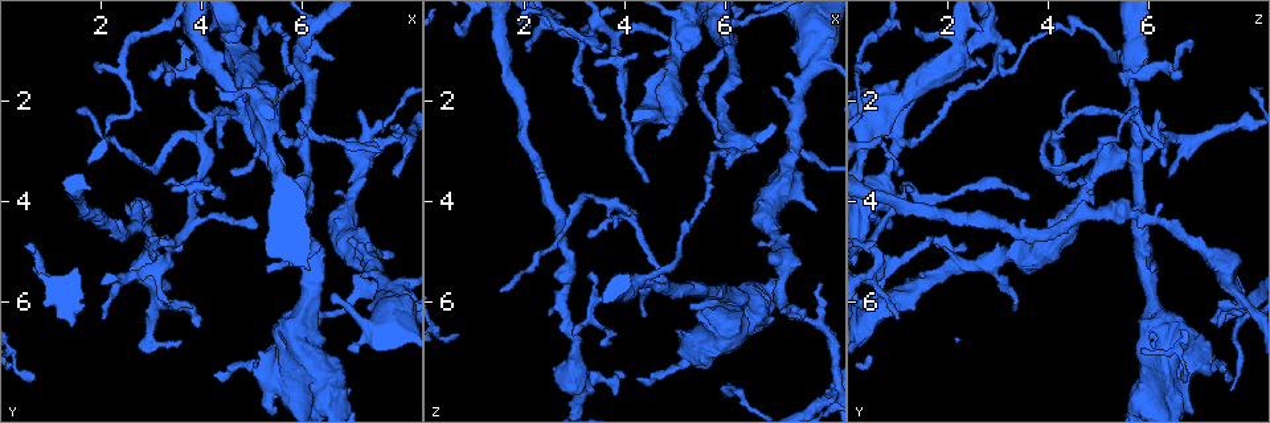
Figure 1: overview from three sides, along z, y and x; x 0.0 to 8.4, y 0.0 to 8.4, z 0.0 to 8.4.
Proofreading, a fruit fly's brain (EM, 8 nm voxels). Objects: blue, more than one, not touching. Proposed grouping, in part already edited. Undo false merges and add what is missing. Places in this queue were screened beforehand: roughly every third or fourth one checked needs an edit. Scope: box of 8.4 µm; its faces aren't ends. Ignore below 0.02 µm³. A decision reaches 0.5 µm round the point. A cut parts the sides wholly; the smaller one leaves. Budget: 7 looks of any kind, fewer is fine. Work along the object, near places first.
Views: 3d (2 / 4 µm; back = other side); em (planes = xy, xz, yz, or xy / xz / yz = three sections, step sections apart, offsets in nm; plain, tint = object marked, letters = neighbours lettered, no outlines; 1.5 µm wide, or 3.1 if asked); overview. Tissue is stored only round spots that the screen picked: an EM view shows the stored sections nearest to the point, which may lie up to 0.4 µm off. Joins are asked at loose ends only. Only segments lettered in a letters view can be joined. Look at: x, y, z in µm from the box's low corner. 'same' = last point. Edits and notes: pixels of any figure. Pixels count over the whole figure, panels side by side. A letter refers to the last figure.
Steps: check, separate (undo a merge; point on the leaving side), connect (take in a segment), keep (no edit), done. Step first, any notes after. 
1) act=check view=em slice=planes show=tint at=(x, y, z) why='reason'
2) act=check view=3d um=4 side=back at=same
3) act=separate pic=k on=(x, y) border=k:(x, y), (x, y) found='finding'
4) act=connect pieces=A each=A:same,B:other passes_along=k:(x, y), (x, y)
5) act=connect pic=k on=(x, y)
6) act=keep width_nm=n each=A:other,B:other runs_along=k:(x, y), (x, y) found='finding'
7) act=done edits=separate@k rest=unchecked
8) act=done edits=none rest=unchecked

act=check view=3d um=2 at=(2.05, 2.75, 0.70)

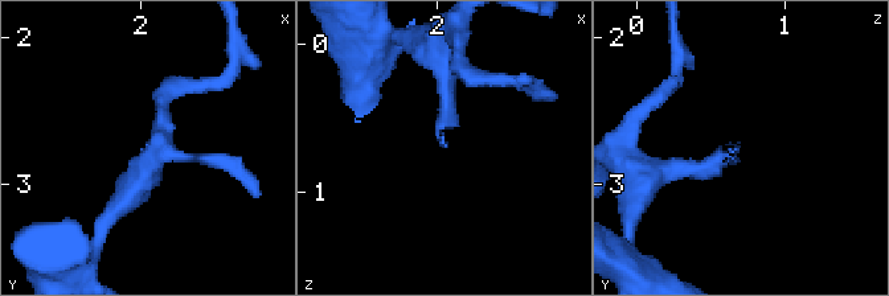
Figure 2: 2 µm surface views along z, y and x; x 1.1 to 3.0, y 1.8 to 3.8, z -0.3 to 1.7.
act=check view=em slice=planes show=tint at=(2.04, 2.76, 0.70) why='now the EM'

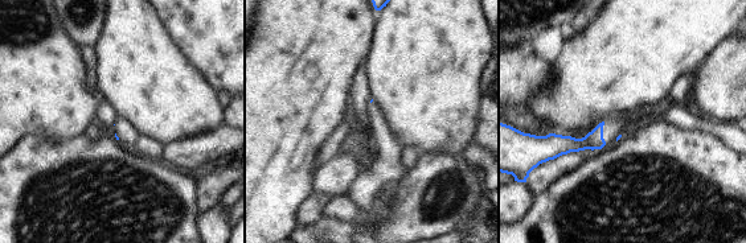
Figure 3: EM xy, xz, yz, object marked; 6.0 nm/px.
act=check view=em slice=planes show=letters at=same why='what lies round it'

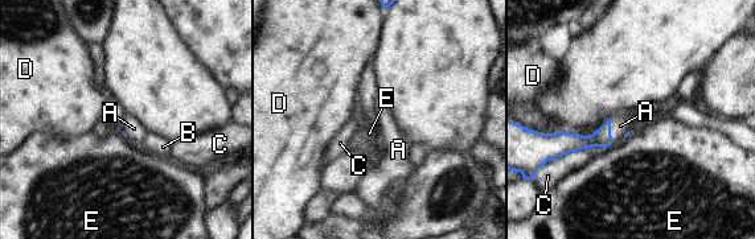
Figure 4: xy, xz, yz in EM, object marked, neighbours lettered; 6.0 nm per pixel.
act=connect pic=4 on=(620, 126) each=A:same,B:other,C:other,D:other,E:other passes_along=4:(600, 137), (610, 131), (620, 126) found='the cell continues'

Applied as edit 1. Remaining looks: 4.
act=check view=3d um=2 at=(4.45, 2.95, 6.25) why='thin end'

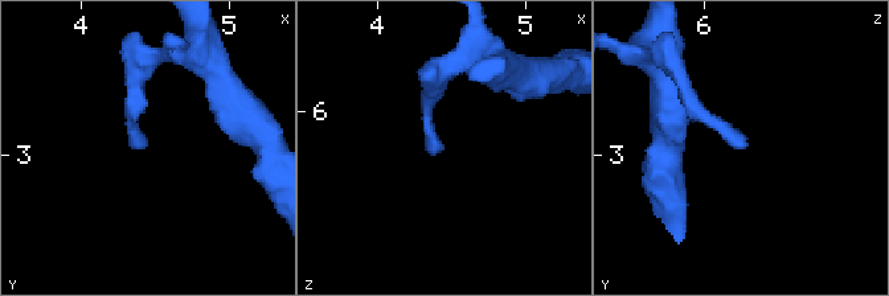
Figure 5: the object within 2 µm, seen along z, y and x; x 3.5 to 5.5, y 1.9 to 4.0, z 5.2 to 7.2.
act=check view=em slice=planes show=letters at=(4.44, 2.96, 6.26) why='need the tissue'

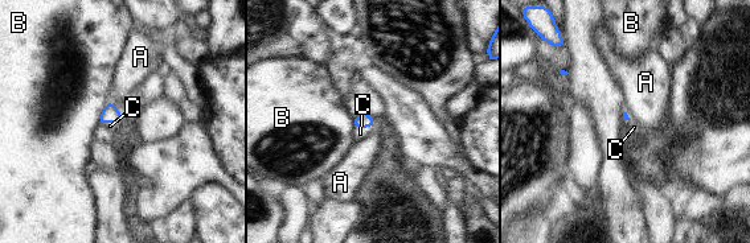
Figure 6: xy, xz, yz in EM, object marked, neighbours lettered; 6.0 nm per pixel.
act=connect pic=6 on=(360, 134) each=A:other,B:other,C:same passes_along=6:(363, 120), (364, 127), (360, 134) found='the cell continues'

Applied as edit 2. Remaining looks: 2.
act=check view=em slice=planes show=letters at=(3.95, 6.55, 7.45) why='free end'

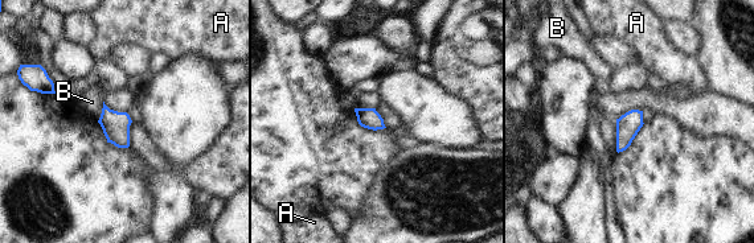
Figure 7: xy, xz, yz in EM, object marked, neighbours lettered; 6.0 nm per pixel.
act=keep width_nm=110 each=A:other,B:other border=7:(103, 102), (101, 116), (97, 120) found='no lettered segment goes on from it'

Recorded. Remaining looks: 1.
act=done edits=connect@4,connect@6 rest=unchecked

